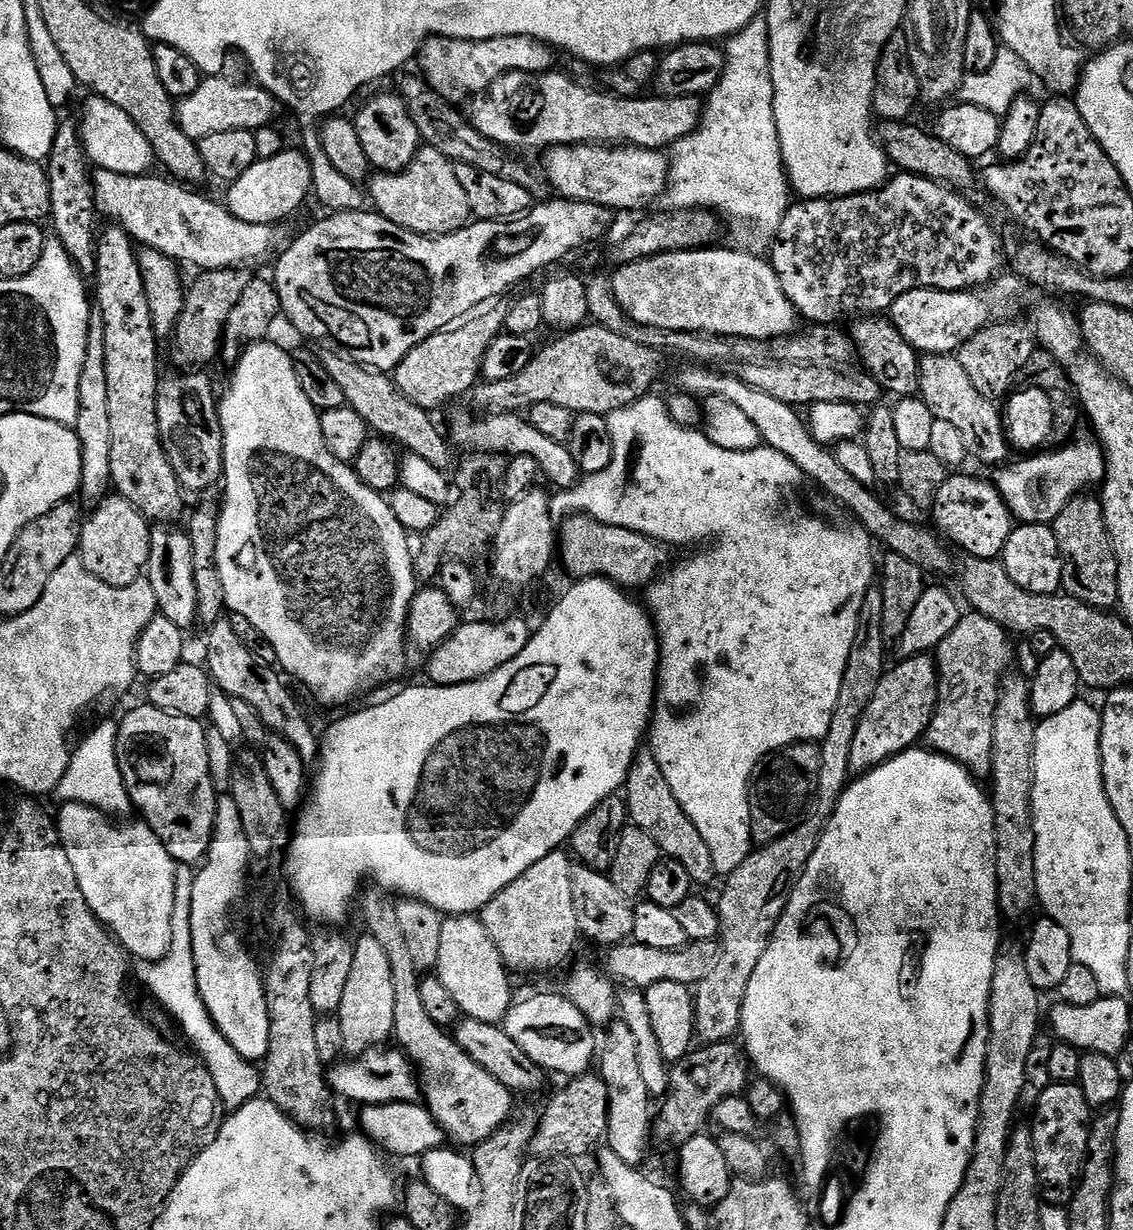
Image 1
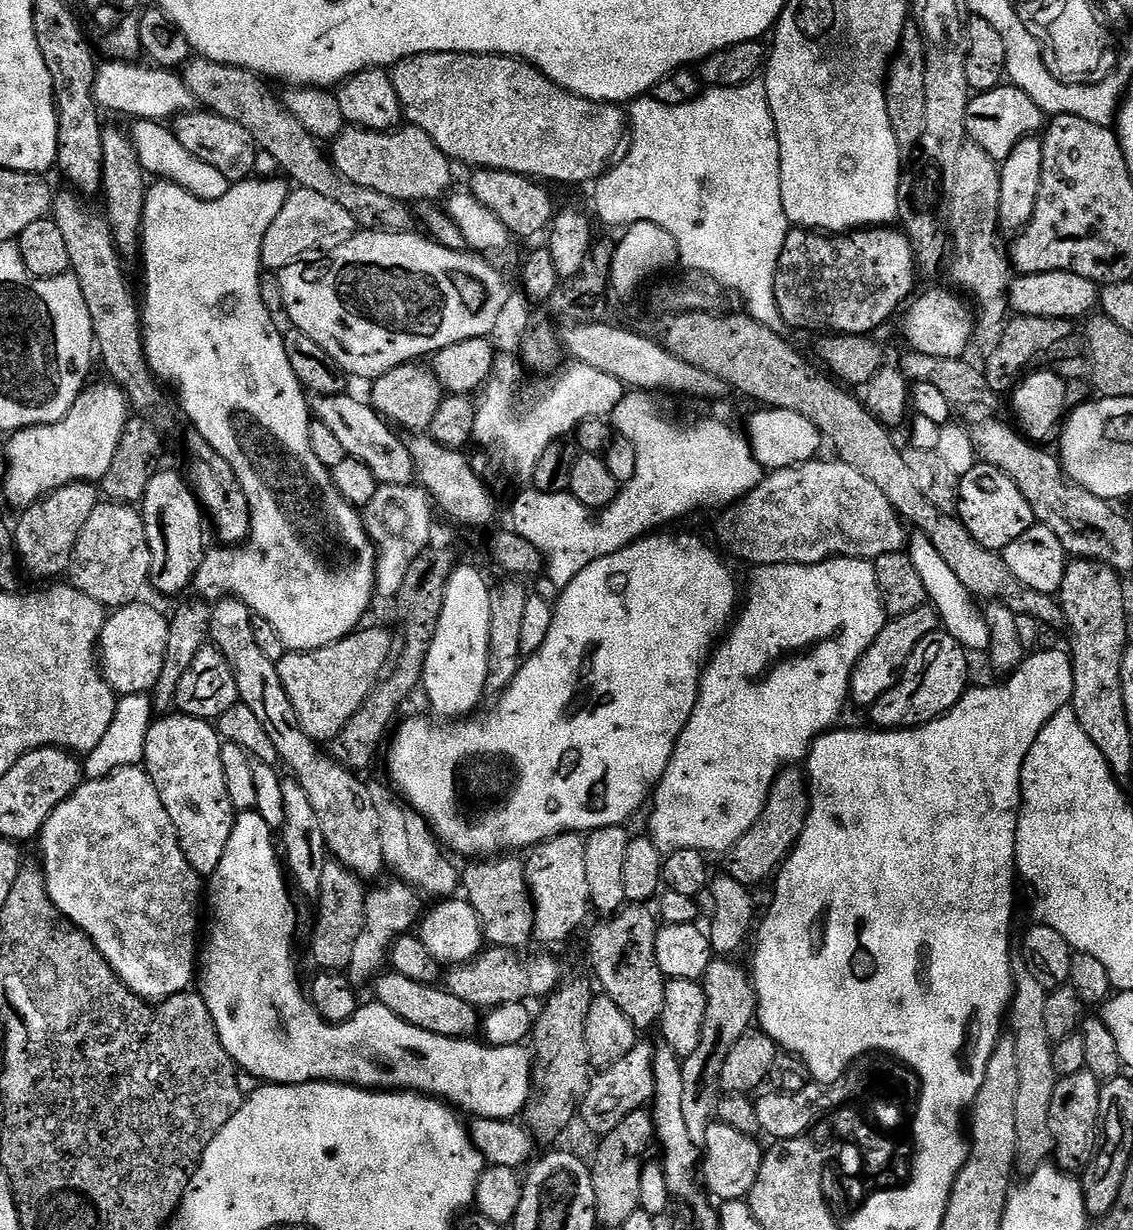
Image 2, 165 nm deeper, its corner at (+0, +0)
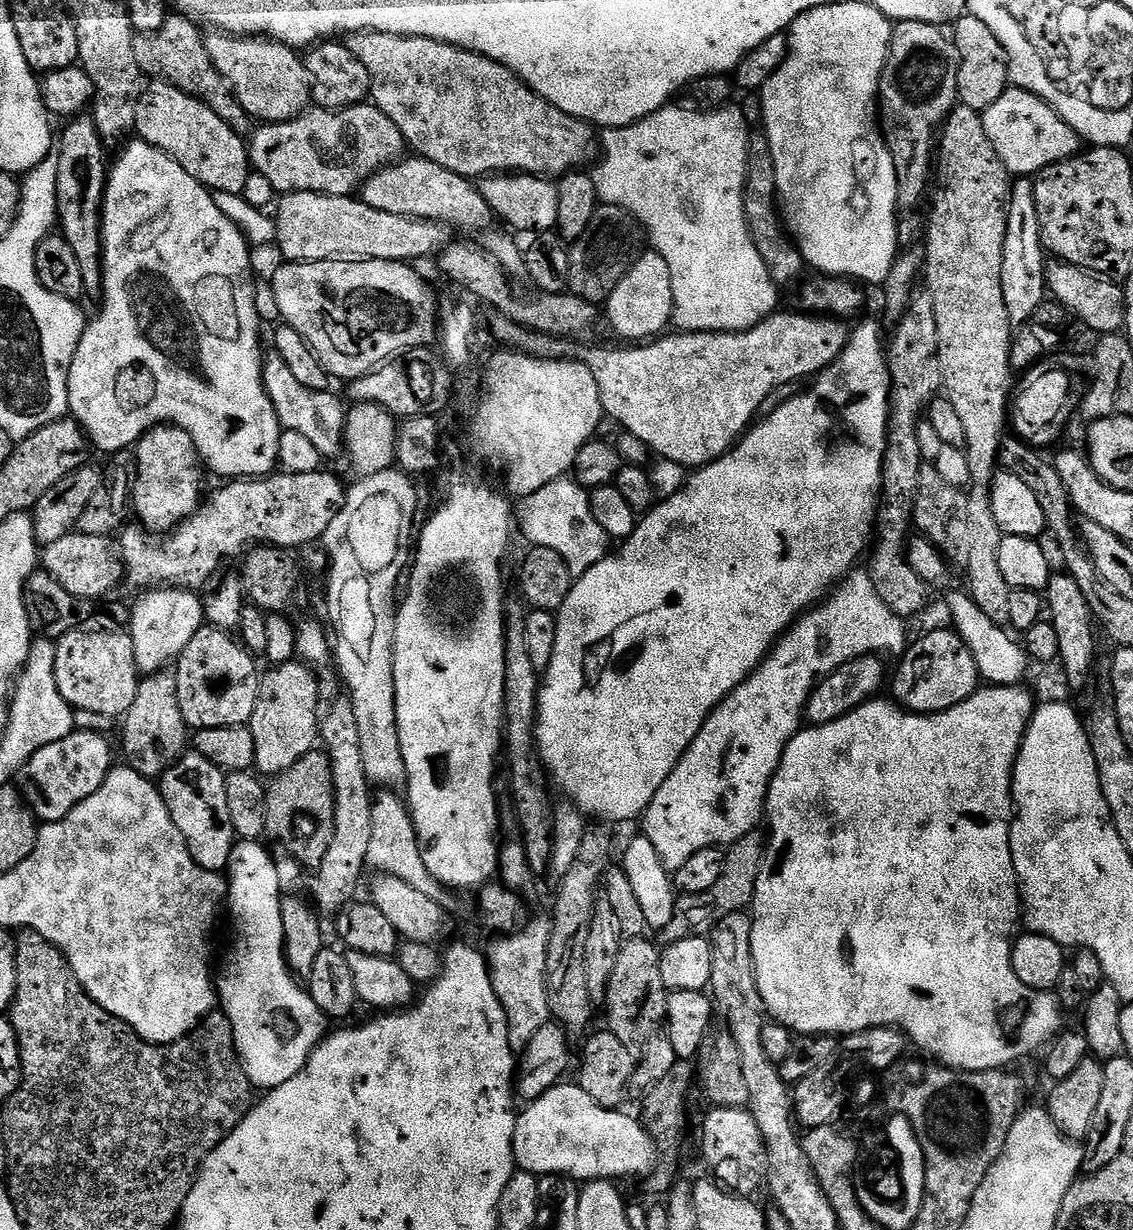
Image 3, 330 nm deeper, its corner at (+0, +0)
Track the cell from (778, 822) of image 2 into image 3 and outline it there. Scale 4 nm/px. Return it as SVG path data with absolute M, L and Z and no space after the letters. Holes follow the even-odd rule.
M759 831L747 832L740 840L736 840L724 853L724 869L722 878L710 886L708 892L697 896L681 895L677 899L672 916L659 929L659 943L667 946L674 942L682 942L682 938L704 936L711 933L712 927L726 914L743 912L752 903L754 886L760 876L760 867L766 862L766 840Z

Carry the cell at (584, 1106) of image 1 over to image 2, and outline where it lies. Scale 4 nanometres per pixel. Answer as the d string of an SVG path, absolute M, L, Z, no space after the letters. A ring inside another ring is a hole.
M638 1042L630 1050L630 1054L618 1058L618 1062L614 1062L609 1068L597 1071L589 1079L588 1092L580 1102L579 1123L584 1123L590 1131L597 1132L597 1137L602 1138L607 1132L614 1130L618 1122L622 1122L630 1114L641 1111L651 1101L655 1092L655 1069L651 1046Z

